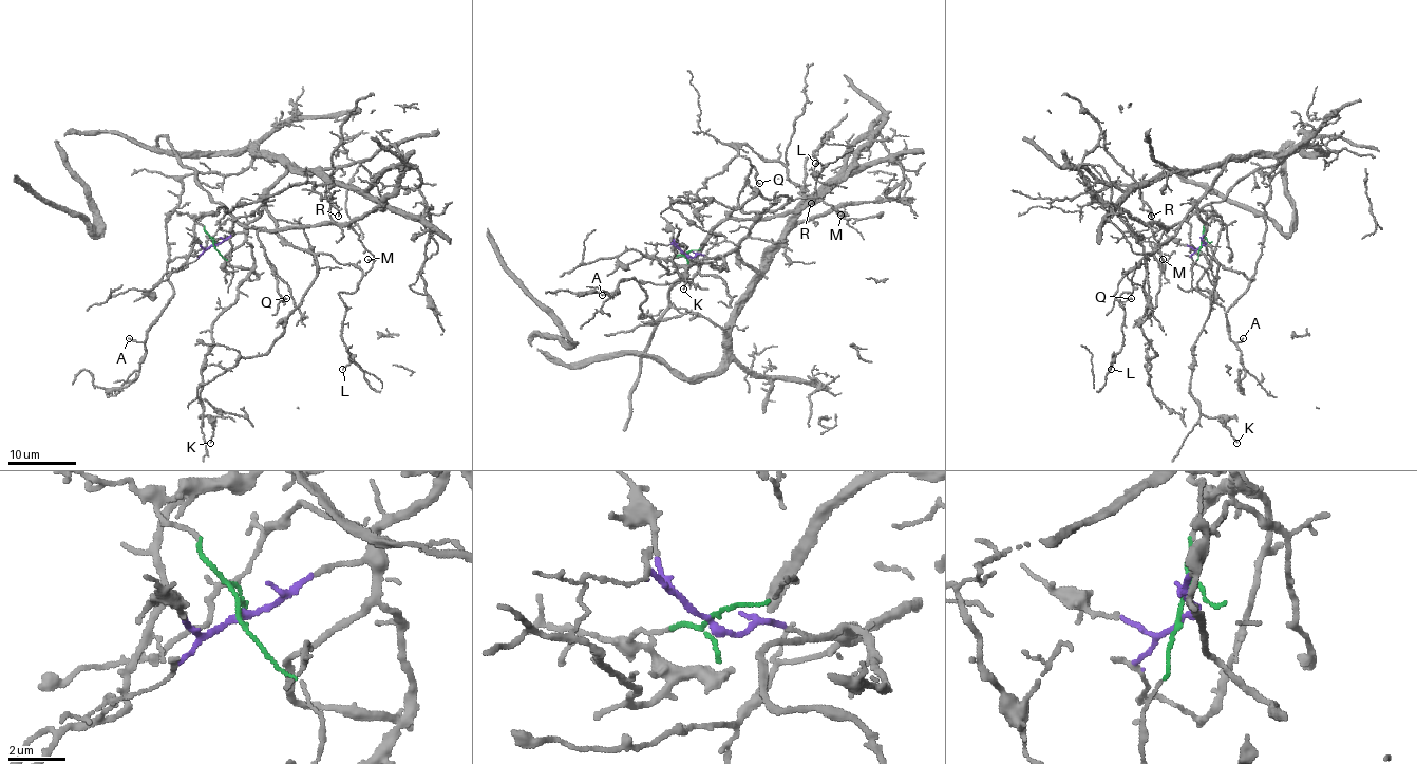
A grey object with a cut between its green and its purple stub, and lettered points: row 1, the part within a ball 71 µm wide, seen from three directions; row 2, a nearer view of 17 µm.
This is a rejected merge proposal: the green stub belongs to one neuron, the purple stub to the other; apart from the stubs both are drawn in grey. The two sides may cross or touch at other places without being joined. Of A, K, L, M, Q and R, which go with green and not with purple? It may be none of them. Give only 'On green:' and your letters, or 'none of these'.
On green: M, Q, R

